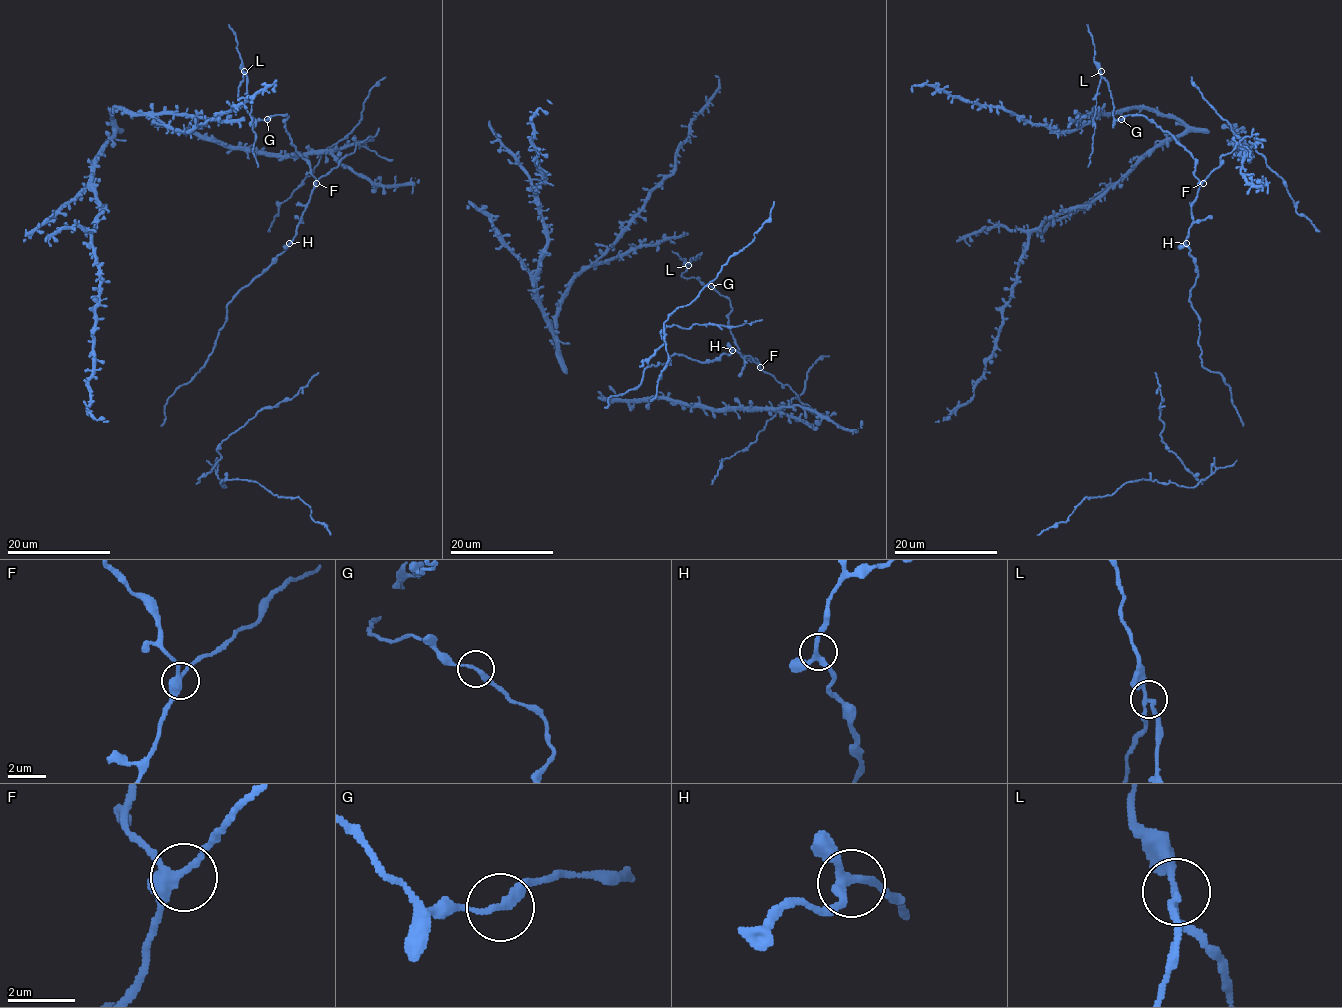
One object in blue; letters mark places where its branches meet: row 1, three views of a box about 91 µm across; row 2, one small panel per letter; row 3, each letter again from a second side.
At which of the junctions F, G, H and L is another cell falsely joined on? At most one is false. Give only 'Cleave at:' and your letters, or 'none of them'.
Cleave at: L

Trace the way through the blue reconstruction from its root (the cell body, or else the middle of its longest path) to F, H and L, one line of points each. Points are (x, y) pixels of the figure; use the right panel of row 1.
F: (1123, 118), (1129, 114), (1142, 114), (1167, 131), (1191, 154), (1195, 161), (1194, 175), (1203, 183)
H: (1123, 118), (1142, 114), (1194, 158), (1199, 190), (1191, 207), (1192, 224), (1186, 243)
L: (1123, 118), (1116, 119), (1112, 114), (1112, 98), (1101, 72)

